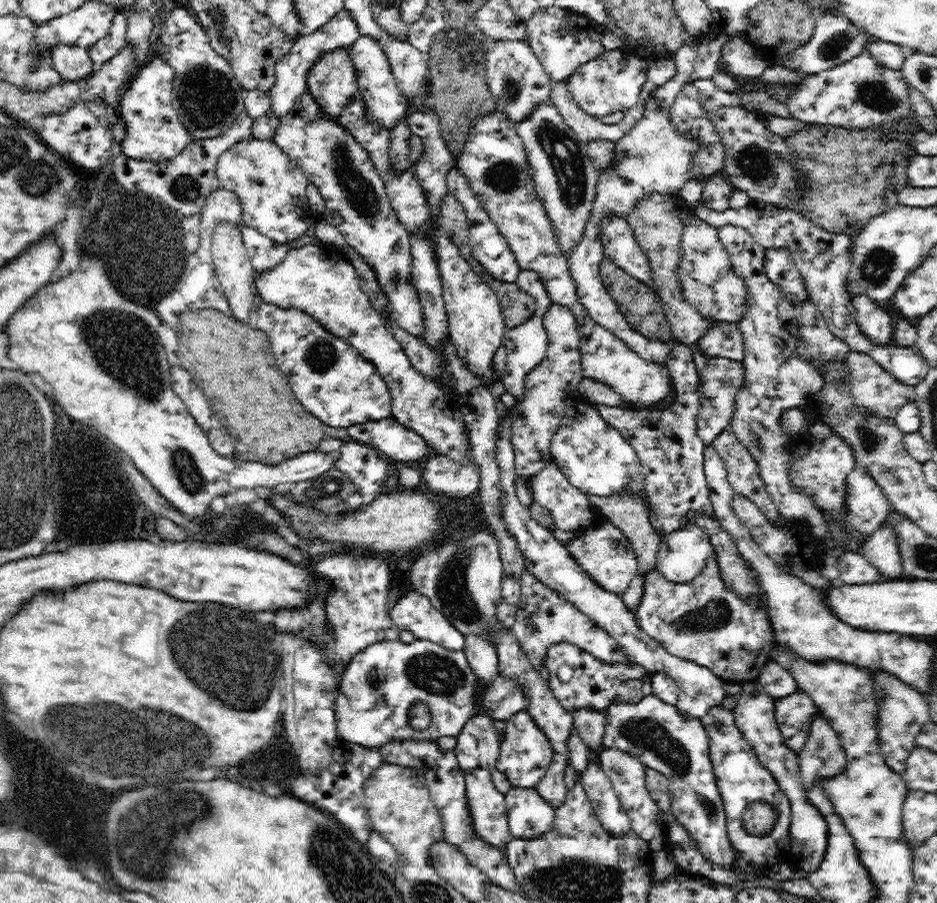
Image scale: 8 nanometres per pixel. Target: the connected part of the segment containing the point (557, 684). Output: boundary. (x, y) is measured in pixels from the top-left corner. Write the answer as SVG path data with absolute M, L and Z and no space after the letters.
M569 642L550 646L546 652L546 666L550 675L549 687L564 709L592 710L608 713L614 702L638 705L646 696L653 695L653 674L646 667L634 662L603 663L593 654L584 652Z

